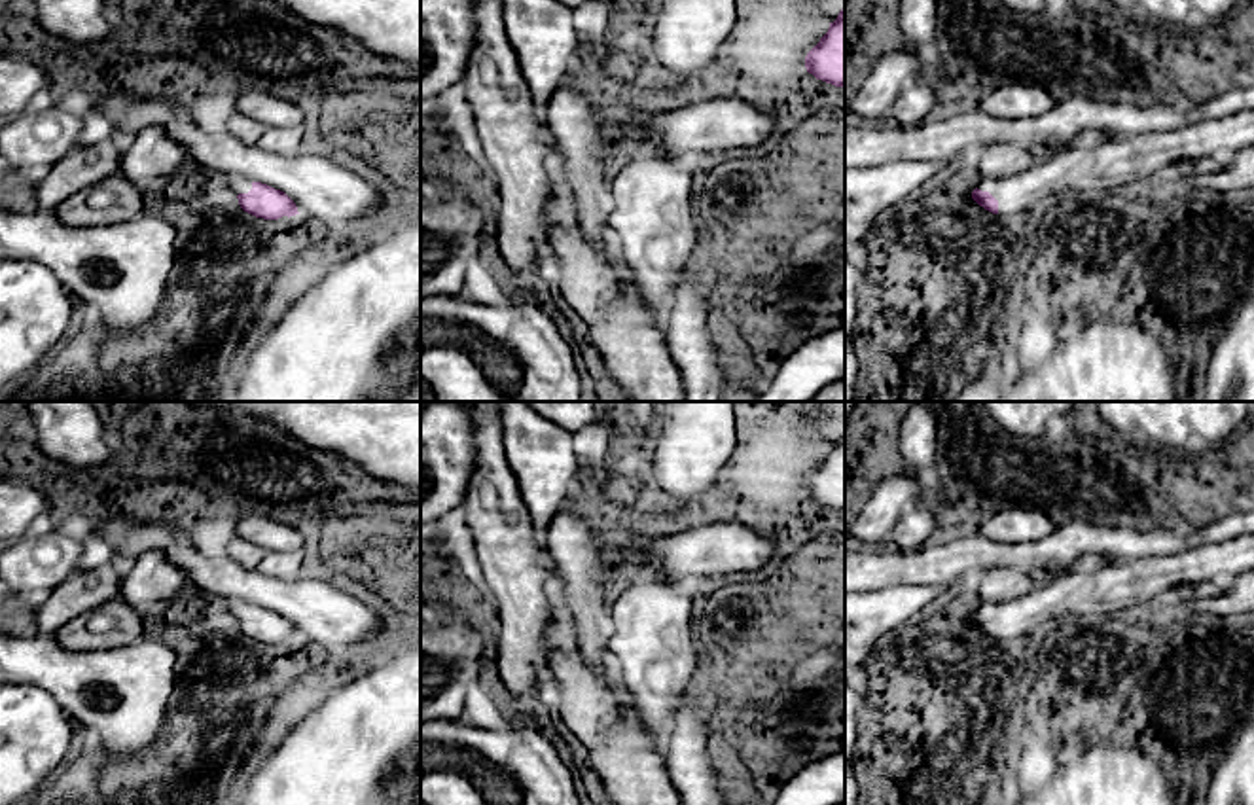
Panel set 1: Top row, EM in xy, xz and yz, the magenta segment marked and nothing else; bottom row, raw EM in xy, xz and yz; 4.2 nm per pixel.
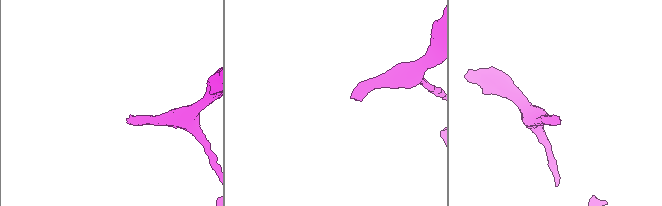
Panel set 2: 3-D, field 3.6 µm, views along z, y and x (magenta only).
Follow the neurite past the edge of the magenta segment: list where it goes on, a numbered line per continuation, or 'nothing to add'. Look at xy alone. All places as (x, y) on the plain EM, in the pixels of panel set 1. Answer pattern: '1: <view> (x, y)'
1: xy (239, 608)

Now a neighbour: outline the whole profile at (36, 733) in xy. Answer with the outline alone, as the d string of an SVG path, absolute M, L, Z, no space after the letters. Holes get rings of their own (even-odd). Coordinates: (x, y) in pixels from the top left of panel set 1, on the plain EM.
M0 684L0 805L21 805L64 763L78 727L32 684Z

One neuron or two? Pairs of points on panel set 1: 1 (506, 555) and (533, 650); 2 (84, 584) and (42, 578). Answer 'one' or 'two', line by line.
1: one
2: two

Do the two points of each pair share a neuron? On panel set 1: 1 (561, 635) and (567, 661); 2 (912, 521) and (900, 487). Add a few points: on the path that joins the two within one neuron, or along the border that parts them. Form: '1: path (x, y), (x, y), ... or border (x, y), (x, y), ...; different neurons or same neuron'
1: path (563, 641), (565, 656); same neuron
2: border (915, 500), (902, 512), (885, 544); different neurons

